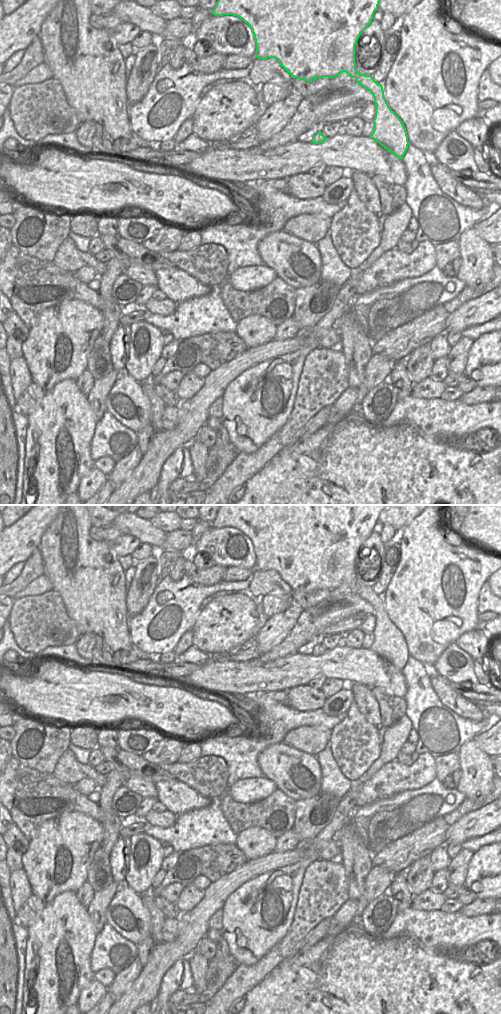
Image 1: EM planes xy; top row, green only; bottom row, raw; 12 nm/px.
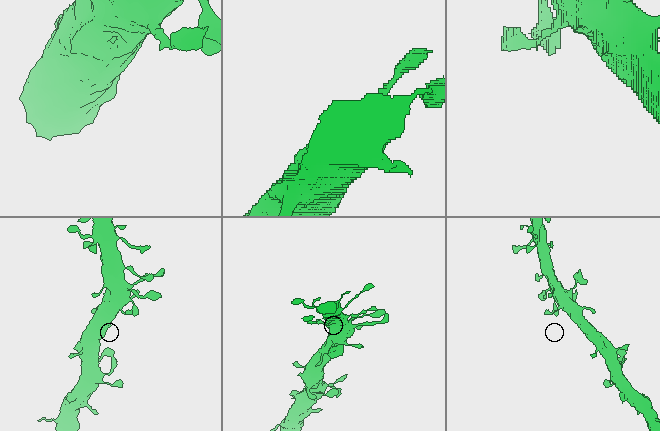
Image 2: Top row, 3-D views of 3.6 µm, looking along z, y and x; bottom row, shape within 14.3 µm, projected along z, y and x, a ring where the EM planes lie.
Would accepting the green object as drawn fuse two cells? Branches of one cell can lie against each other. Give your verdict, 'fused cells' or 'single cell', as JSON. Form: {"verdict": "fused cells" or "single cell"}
{"verdict": "single cell"}

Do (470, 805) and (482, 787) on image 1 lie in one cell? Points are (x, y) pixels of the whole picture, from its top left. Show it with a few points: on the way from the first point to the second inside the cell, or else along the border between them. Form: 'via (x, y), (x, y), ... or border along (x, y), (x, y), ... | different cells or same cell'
border along (490, 792), (466, 798) | different cells

